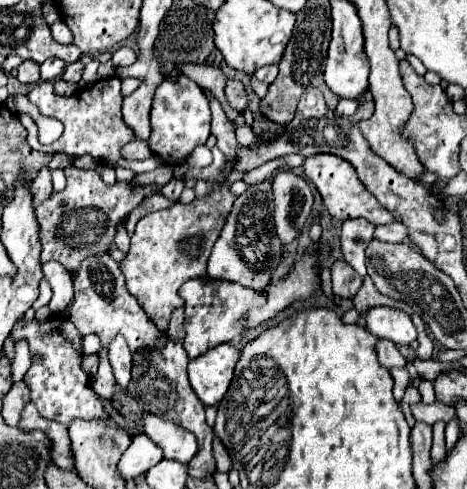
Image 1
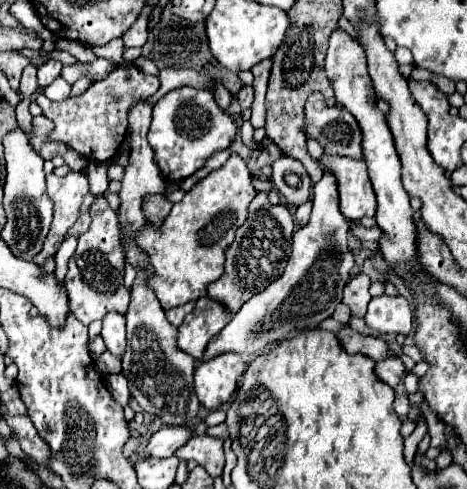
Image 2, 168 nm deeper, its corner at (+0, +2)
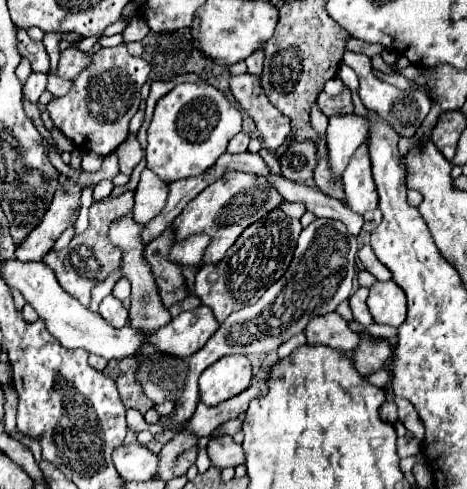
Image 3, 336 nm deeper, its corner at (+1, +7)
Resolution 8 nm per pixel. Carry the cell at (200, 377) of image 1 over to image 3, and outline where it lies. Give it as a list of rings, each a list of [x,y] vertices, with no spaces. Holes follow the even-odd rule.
[[[243,354],[217,360],[199,376],[199,396],[203,404],[225,402],[243,392],[251,382],[251,364]]]

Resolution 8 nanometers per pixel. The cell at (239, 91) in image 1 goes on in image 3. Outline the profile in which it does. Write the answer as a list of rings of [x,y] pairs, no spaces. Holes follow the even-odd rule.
[[[253,74],[231,76],[231,92],[239,106],[253,118],[261,132],[263,146],[267,150],[277,150],[289,134],[289,118],[283,116],[265,96],[261,88],[261,78]]]

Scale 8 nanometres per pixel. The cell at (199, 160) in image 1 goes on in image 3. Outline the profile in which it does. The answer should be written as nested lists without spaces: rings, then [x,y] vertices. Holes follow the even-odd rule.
[[[239,132],[227,146],[227,152],[229,154],[237,154],[237,152],[247,152],[247,146],[249,146],[249,136],[245,132]]]

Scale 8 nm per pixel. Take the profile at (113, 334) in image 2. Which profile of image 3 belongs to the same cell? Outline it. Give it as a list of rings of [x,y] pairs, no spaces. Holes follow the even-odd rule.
[[[107,296],[107,298],[101,302],[99,314],[101,314],[113,328],[123,328],[123,326],[129,324],[127,308],[125,308],[123,302],[117,300],[115,296]]]

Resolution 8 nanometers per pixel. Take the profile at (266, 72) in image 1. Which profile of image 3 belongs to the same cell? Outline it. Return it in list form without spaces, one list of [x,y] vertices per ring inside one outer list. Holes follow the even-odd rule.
[[[263,50],[253,52],[253,54],[245,60],[245,64],[247,64],[247,72],[249,72],[249,74],[259,76],[259,74],[263,72]]]

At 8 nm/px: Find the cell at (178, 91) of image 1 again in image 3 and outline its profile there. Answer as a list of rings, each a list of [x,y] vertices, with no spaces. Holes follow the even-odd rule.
[[[179,84],[155,106],[147,140],[147,168],[165,182],[199,176],[215,164],[229,140],[239,132],[241,112],[223,96],[223,92],[211,84]]]

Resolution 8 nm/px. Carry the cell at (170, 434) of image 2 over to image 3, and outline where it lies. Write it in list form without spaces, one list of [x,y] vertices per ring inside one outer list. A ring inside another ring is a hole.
[[[257,376],[257,378],[253,378],[253,382],[251,382],[251,386],[247,390],[243,390],[239,396],[235,396],[231,400],[225,400],[223,404],[205,406],[203,402],[199,402],[197,408],[195,408],[195,414],[191,416],[191,422],[185,424],[183,432],[191,432],[197,438],[209,436],[219,424],[243,414],[247,410],[247,404],[253,398],[263,396],[265,390],[267,390],[265,388],[265,378]]]

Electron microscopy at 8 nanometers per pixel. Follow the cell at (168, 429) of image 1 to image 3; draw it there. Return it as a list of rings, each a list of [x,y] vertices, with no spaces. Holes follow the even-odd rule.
[[[213,436],[207,444],[207,454],[209,460],[215,468],[223,470],[227,466],[239,466],[243,464],[243,450],[241,444],[235,444],[231,436]]]

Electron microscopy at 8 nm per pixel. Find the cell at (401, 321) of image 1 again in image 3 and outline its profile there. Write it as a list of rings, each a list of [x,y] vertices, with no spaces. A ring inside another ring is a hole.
[[[375,282],[369,288],[367,306],[377,324],[401,326],[407,316],[405,292],[393,282]]]

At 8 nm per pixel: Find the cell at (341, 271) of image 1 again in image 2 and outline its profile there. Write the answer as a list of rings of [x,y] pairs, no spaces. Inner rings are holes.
[[[360,273],[358,277],[350,279],[346,289],[344,289],[344,303],[350,307],[352,315],[354,317],[364,317],[366,315],[366,307],[370,303],[370,293],[368,293],[368,287],[370,287],[370,277]]]

